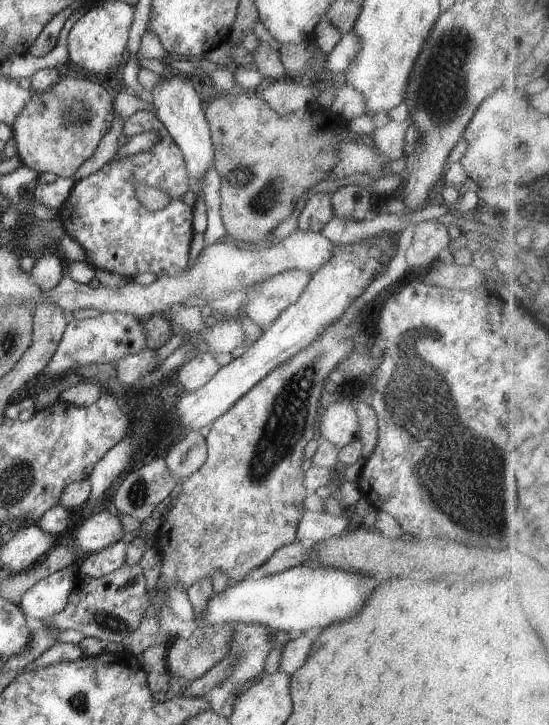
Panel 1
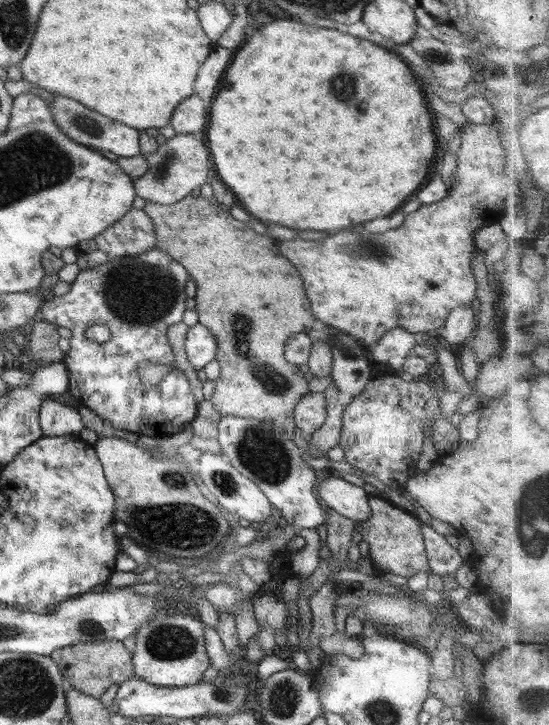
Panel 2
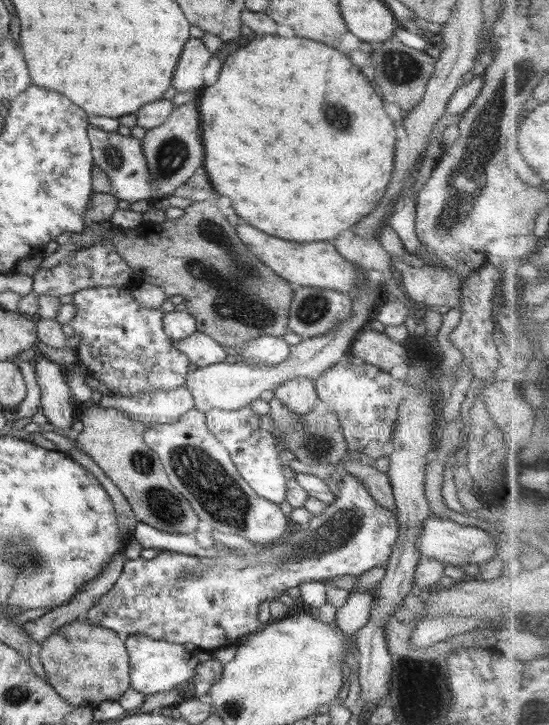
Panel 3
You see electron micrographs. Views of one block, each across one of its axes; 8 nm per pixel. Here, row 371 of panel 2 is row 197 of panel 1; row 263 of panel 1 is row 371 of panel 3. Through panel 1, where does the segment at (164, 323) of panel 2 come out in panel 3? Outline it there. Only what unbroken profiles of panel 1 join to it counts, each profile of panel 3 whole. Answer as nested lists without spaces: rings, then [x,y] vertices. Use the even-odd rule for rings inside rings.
[[[84,287],[74,293],[72,303],[76,315],[68,322],[74,328],[75,335],[80,338],[76,347],[78,363],[82,364],[91,376],[104,382],[105,388],[115,396],[139,396],[143,392],[170,392],[185,385],[188,364],[190,361],[184,353],[174,347],[174,341],[164,331],[162,309],[150,309],[140,305],[132,295],[129,287]]]

